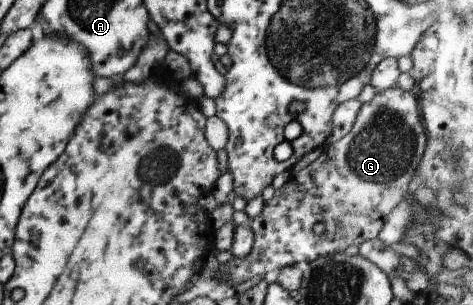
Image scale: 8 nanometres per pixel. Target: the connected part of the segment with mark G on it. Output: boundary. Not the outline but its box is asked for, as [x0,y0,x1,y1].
[215,86,427,285]

